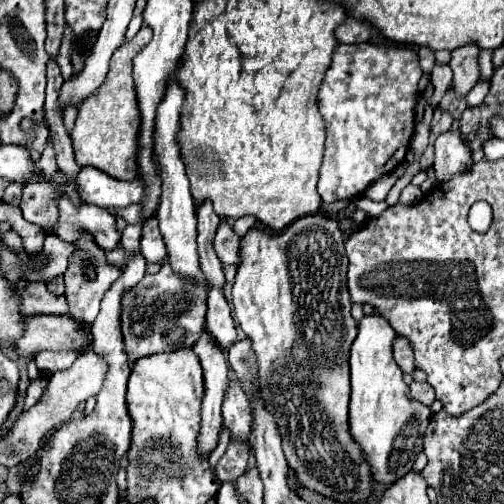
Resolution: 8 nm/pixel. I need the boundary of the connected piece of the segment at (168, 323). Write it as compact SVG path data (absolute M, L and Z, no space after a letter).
M164 263L156 275L144 275L138 285L122 293L122 335L130 361L160 353L192 347L206 313L206 299L200 299L200 291L192 291L188 283L180 283Z

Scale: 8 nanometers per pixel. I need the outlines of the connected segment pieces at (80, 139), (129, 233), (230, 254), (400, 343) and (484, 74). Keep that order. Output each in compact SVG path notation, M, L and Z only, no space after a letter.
M142 25L142 29L132 41L116 49L116 53L110 59L110 71L106 75L106 81L100 85L100 91L96 91L96 95L92 95L92 99L88 99L88 103L84 103L84 107L78 109L78 117L72 129L76 163L82 167L96 167L102 173L120 181L132 181L140 173L138 137L142 121L132 79L132 59L150 43L150 39L152 29L148 25Z
M142 221L136 223L136 225L128 225L124 231L122 231L122 241L120 245L126 249L126 251L140 251L140 227L142 227Z
M220 219L220 225L214 235L214 251L222 263L238 263L238 249L240 237L232 231L226 219Z
M398 337L394 341L394 359L404 373L412 373L416 369L414 367L414 353L412 353L412 347L410 347L408 339Z
M481 50L478 58L480 65L480 80L489 81L494 73L492 50Z

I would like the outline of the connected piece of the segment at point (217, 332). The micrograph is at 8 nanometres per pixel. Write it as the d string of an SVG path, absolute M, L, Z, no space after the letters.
M212 287L208 293L208 313L206 313L206 327L210 335L218 341L220 349L226 349L236 341L236 327L232 319L230 305L222 293L222 289Z

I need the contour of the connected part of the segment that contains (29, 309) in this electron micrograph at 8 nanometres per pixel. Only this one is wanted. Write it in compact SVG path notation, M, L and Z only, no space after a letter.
M30 283L26 291L20 291L20 297L24 297L24 315L64 315L68 313L66 295L50 293L44 283Z

